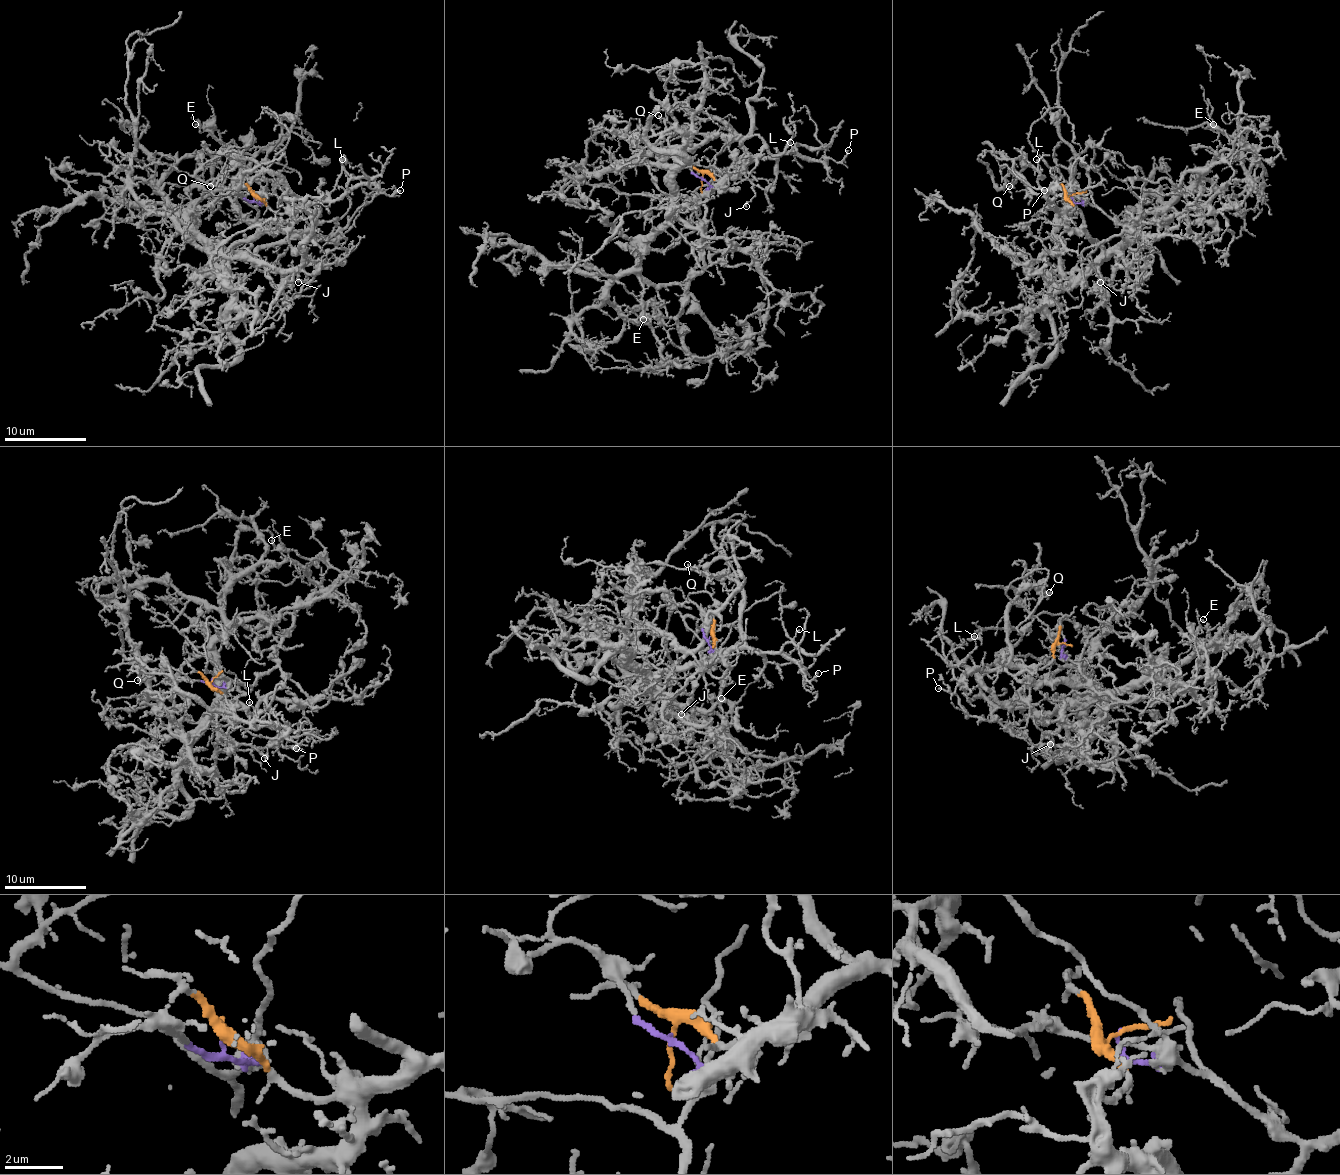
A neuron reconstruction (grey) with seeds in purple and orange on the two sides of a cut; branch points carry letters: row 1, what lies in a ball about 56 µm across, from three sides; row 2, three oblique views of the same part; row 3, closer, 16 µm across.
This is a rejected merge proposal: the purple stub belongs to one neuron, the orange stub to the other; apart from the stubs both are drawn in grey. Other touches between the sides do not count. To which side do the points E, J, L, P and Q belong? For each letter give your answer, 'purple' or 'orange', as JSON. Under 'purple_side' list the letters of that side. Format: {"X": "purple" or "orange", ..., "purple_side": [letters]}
{"E": "purple", "J": "orange", "L": "orange", "P": "orange", "Q": "orange", "purple_side": ["E"]}

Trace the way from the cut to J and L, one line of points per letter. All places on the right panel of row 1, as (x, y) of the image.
J: (1070, 195), (1068, 203), (1072, 209), (1064, 217), (1060, 240), (1087, 260), (1101, 283)
L: (1070, 195), (1068, 203), (1072, 209), (1064, 213), (1050, 201), (1038, 182), (1040, 164), (1035, 160)

